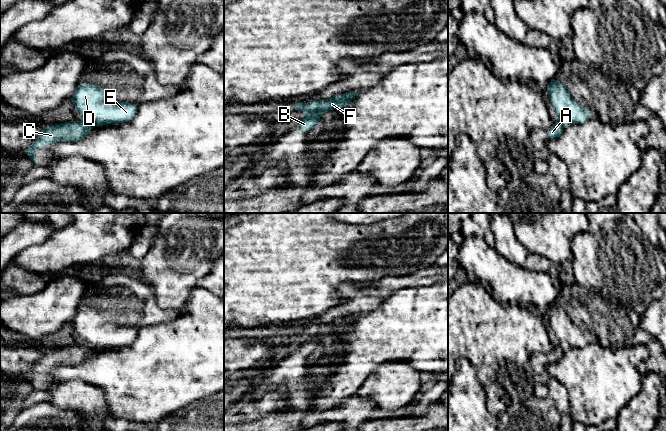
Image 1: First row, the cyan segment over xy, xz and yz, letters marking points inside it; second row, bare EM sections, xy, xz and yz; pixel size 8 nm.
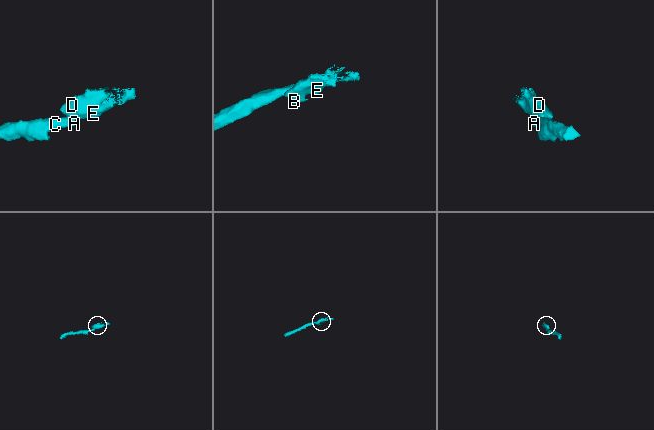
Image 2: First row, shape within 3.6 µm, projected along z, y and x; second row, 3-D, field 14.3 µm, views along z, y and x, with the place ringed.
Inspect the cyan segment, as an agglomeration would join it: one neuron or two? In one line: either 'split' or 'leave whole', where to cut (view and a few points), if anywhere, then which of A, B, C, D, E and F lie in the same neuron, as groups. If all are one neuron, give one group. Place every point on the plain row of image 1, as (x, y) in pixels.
split | xy (85, 345), (91, 348) | A C / B D E F

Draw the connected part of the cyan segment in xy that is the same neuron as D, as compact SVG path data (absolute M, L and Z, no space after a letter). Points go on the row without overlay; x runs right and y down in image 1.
M81 307L70 323L91 349L123 347L133 343L138 335L136 328L105 322L103 312L91 307Z

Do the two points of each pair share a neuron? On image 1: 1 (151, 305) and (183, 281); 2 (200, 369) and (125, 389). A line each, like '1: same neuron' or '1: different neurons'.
1: different neurons
2: same neuron

